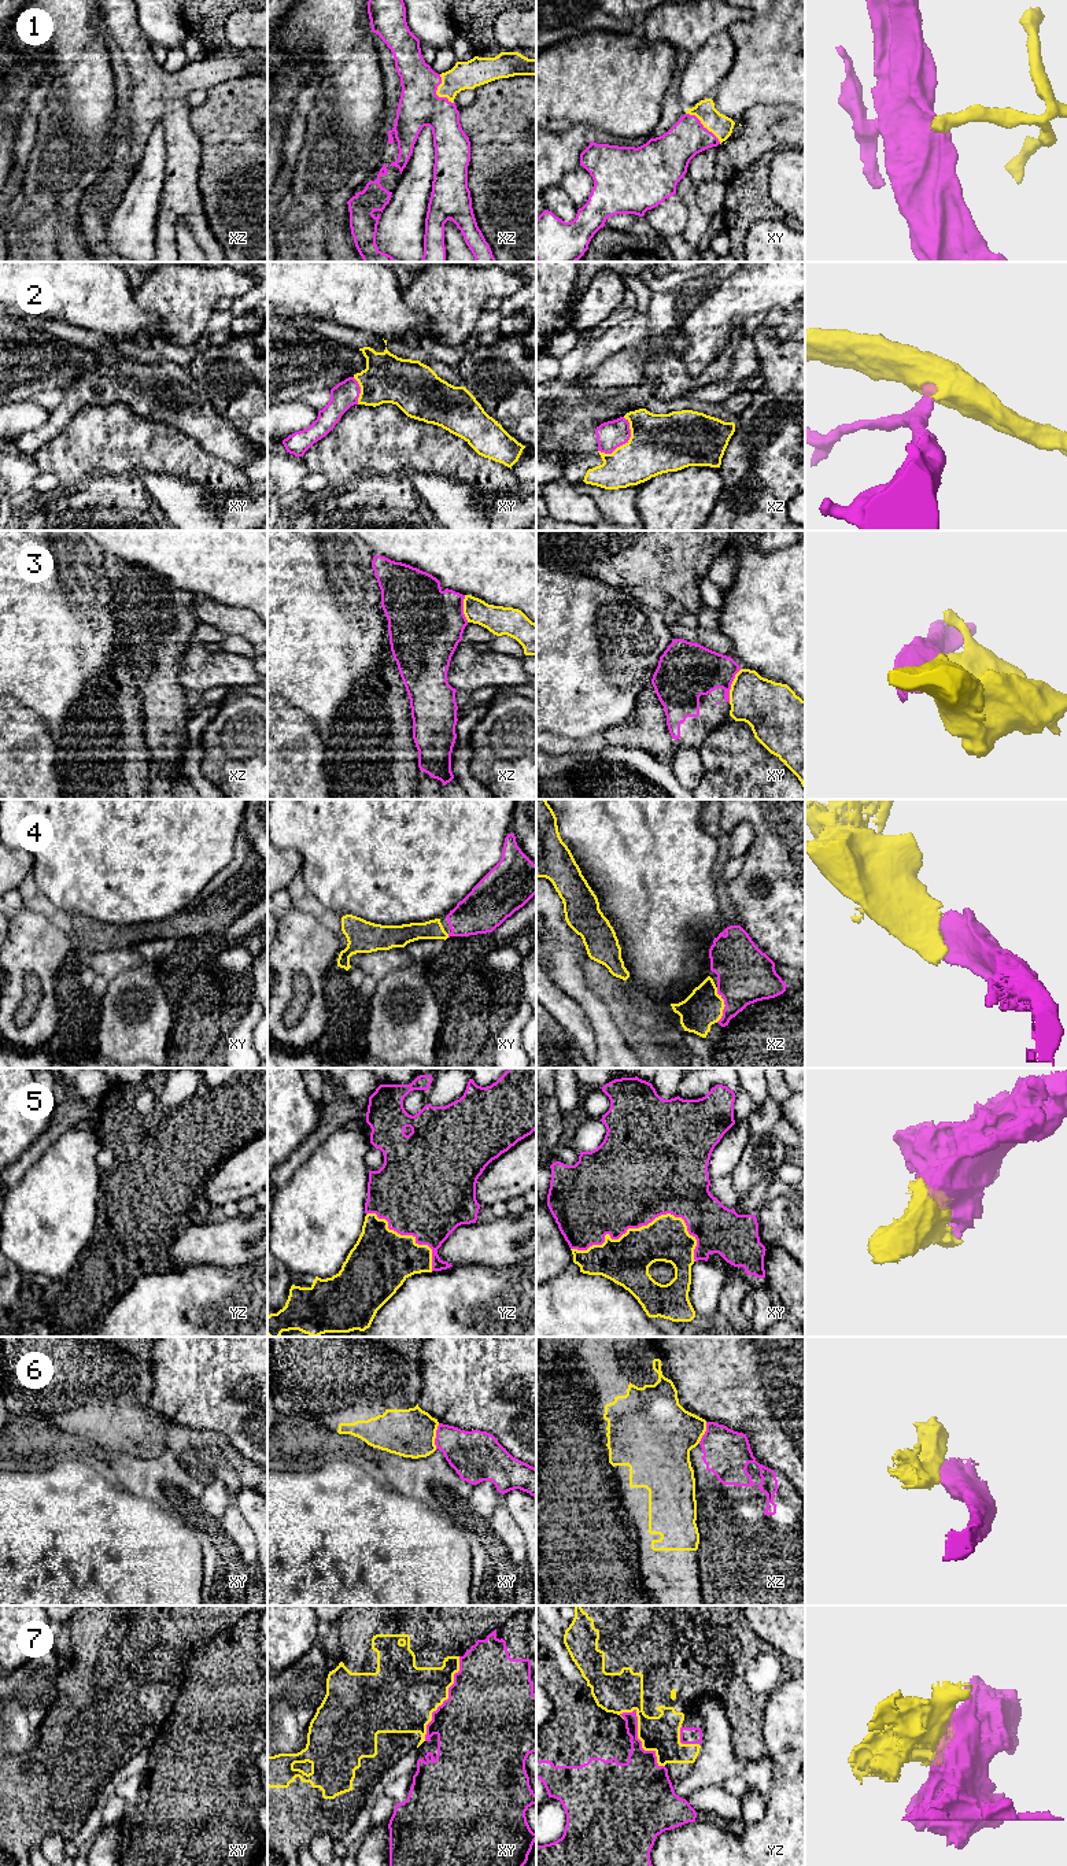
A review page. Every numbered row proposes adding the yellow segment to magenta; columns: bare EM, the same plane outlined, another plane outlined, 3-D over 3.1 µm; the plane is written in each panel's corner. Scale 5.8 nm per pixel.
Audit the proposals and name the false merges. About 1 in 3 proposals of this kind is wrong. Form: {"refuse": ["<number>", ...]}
{"refuse": ["3", "6", "7"]}

